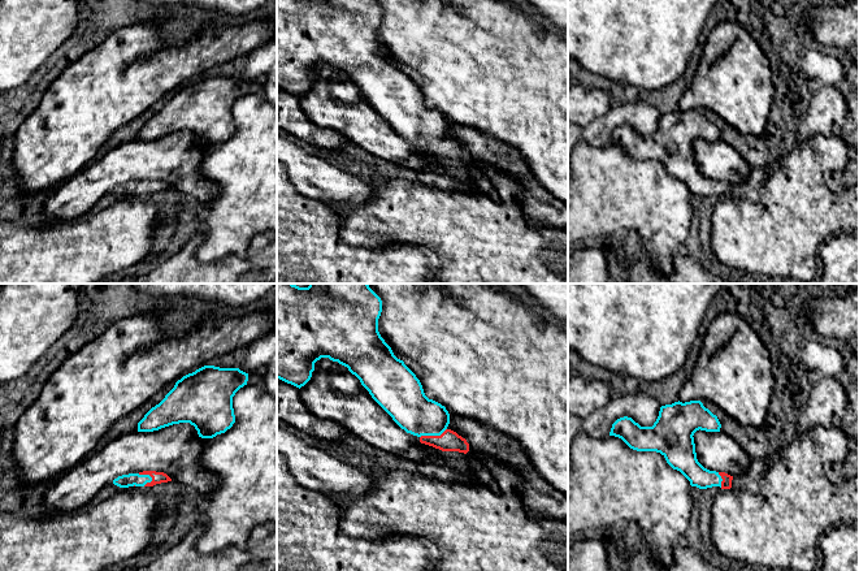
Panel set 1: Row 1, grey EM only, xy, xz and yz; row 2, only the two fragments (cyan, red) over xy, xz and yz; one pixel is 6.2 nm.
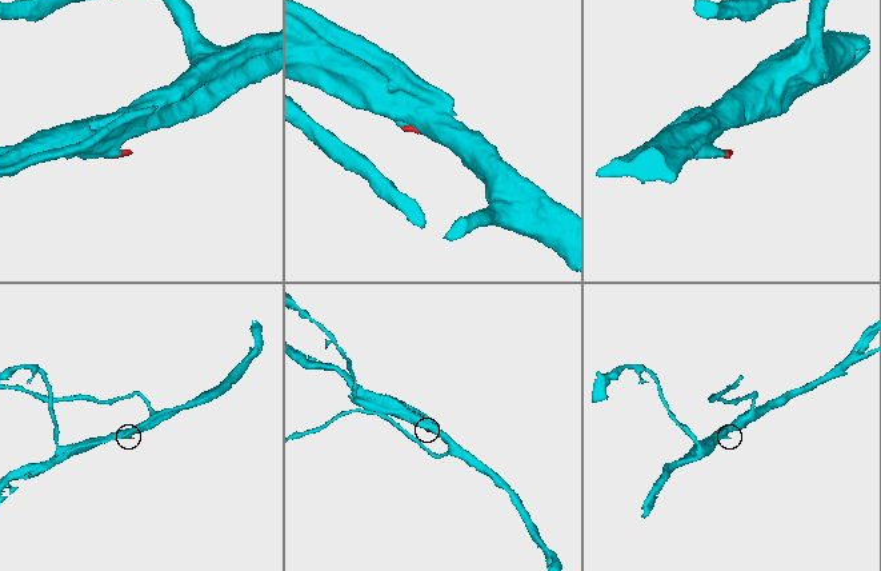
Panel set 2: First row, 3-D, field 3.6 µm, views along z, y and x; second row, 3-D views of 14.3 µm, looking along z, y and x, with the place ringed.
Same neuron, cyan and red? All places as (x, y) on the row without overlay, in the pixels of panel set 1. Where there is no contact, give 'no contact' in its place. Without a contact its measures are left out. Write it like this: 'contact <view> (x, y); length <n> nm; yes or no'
contact xz (433, 143); length 180 nm; yes

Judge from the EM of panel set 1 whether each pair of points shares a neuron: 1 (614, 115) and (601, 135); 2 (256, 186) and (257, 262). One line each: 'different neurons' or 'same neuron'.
1: same neuron
2: different neurons

